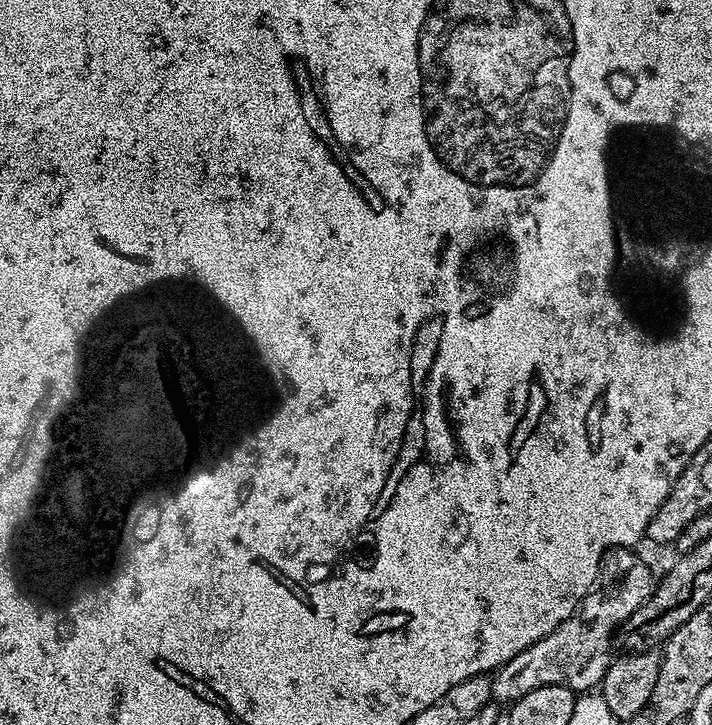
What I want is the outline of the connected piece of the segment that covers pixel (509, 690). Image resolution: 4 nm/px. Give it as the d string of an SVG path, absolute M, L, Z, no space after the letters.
M636 564L624 577L620 580L620 585L613 590L609 596L604 596L592 608L592 620L580 620L579 615L574 615L566 622L562 622L562 626L558 626L550 634L546 634L546 638L542 638L538 642L534 642L534 646L530 646L526 650L522 650L522 654L518 654L514 658L510 658L510 662L506 662L495 675L492 676L492 699L496 702L505 700L511 702L522 698L522 694L530 694L530 690L534 690L538 686L566 686L570 691L577 694L587 693L589 690L595 689L603 680L604 675L608 672L608 666L614 659L614 651L612 652L612 635L616 632L616 627L627 625L628 619L634 614L634 610L638 610L652 596L654 587L654 576L652 580L652 572L644 564Z

